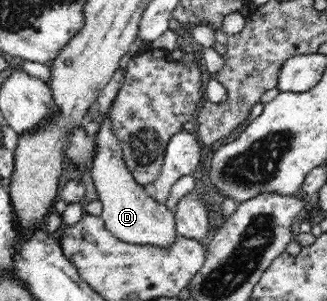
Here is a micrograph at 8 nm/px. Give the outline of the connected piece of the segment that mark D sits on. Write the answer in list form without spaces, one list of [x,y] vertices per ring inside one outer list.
[[[109,116],[103,118],[103,125],[96,136],[94,153],[87,181],[93,193],[102,203],[101,219],[106,229],[117,239],[125,243],[169,247],[177,235],[174,212],[165,204],[157,203],[147,192],[147,187],[139,185],[126,166],[121,144],[115,136]]]

